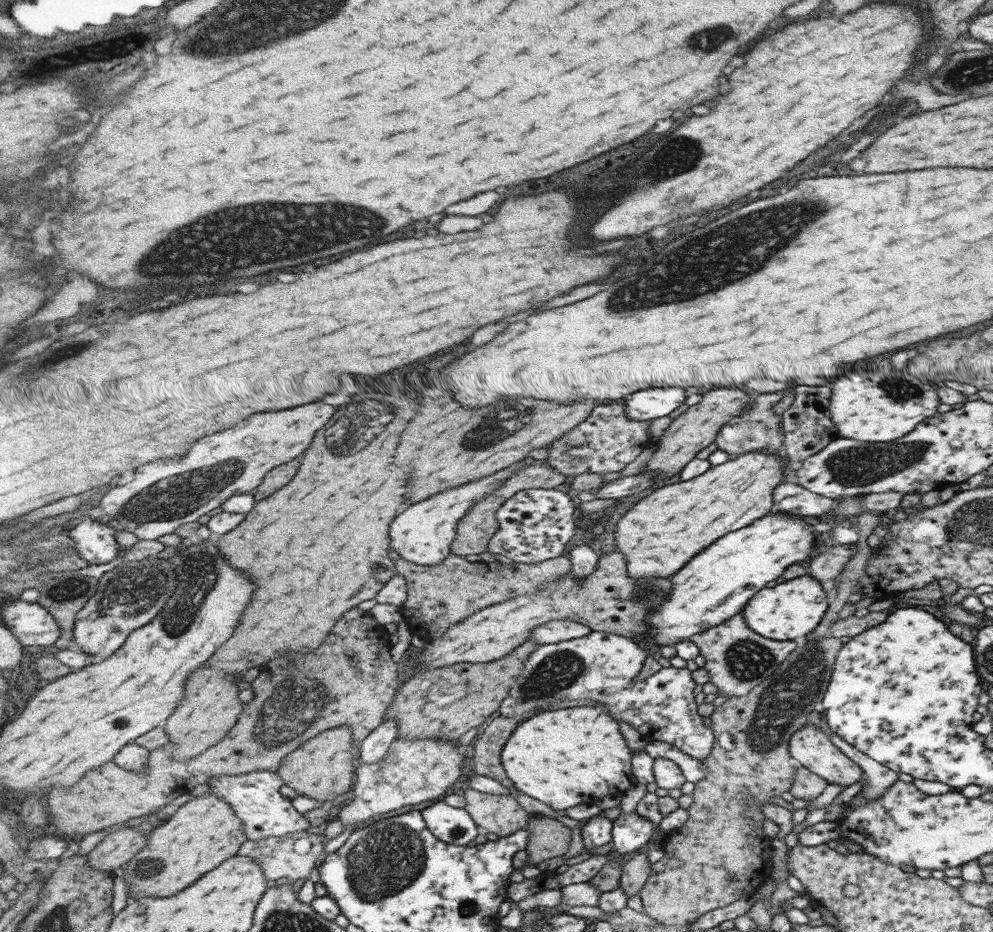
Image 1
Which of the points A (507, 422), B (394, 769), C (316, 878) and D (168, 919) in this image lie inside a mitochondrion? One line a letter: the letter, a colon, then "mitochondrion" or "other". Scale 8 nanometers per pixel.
A: mitochondrion
B: mitochondrion
C: other
D: other

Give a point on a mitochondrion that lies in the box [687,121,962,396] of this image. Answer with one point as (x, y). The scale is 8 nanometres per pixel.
(910, 148)

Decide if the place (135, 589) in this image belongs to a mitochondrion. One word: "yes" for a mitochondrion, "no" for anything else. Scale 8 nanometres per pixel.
yes

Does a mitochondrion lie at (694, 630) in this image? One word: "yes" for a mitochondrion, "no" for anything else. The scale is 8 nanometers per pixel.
no

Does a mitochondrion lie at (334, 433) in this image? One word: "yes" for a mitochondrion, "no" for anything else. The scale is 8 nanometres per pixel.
yes

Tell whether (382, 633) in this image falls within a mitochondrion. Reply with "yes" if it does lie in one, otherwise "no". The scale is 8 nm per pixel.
no

